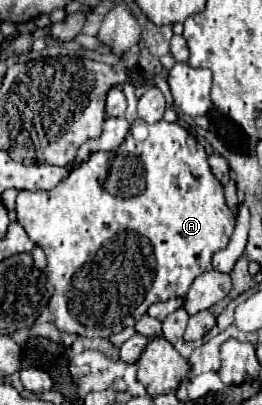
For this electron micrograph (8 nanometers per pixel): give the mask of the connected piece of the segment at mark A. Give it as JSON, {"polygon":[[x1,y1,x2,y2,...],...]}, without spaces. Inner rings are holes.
{"polygon":[[142,118,132,122,126,140,116,150,92,152,90,158,86,162,82,162,76,170,72,170,70,176,64,178,54,190,46,190,46,192,42,192,42,190,40,192,22,190,22,192,18,192,16,214,18,214,18,222,24,226,30,240,36,242,48,258,48,268,46,268,48,270,48,282,54,286,54,294,48,302,48,306,54,314,52,322,62,332,78,334,78,336,86,336,86,338,108,338,110,334,120,332,126,326,136,324,142,318,142,314,146,314,150,304,162,302,162,300,168,300,168,298,186,296,186,292,188,292,190,284,194,282,194,278,198,274,204,274,204,272,212,270,212,254,226,248,226,244,228,244,228,240,234,232,234,224,236,224,234,212,224,202,224,188,214,178,214,174,208,166,208,154,194,140,194,136,188,130,184,130,182,126,178,126,176,122,170,124,166,120,160,120,160,122,154,122,154,124,148,124],[132,266,136,268,138,276,132,276]]}

